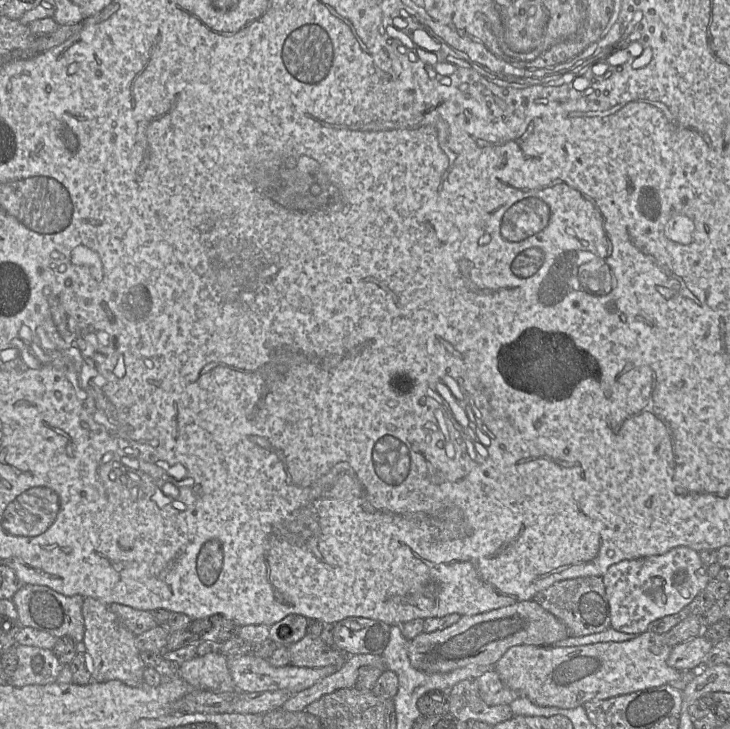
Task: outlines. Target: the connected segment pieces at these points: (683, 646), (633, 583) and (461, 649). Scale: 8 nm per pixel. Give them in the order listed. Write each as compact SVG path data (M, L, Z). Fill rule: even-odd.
M703 635L691 638L672 648L667 664L680 672L699 670L713 645Z
M685 546L675 547L660 555L620 561L611 565L602 579L609 602L611 627L628 634L641 634L647 631L651 622L678 613L706 588L710 580L699 552Z
M533 600L494 609L488 612L464 615L453 625L432 633L422 632L411 640L408 656L411 665L424 673L447 673L469 665L495 665L511 647L516 645L548 646L569 637L566 626Z

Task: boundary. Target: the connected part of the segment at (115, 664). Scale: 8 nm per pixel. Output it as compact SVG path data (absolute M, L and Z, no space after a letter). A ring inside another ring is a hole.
M86 597L83 600L82 615L84 619L84 638L81 650L90 662L92 680L106 682L120 680L128 686L141 685L145 665L140 657L140 651L135 645L135 635L123 624L107 605Z

